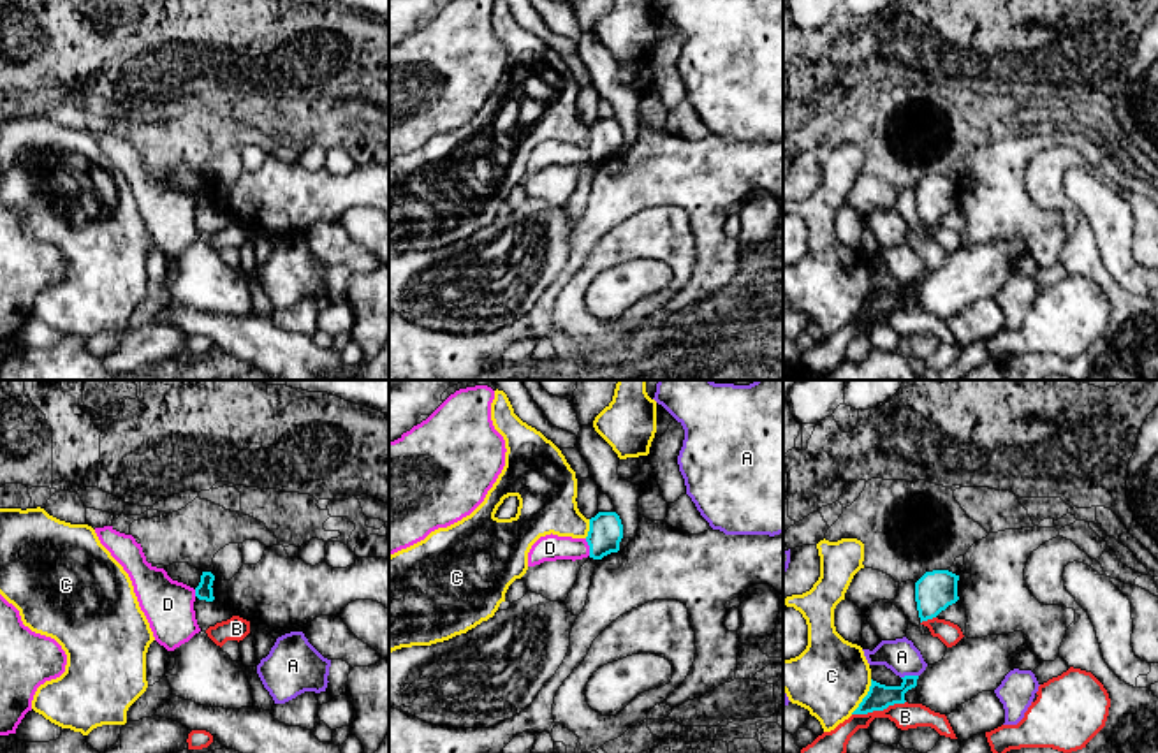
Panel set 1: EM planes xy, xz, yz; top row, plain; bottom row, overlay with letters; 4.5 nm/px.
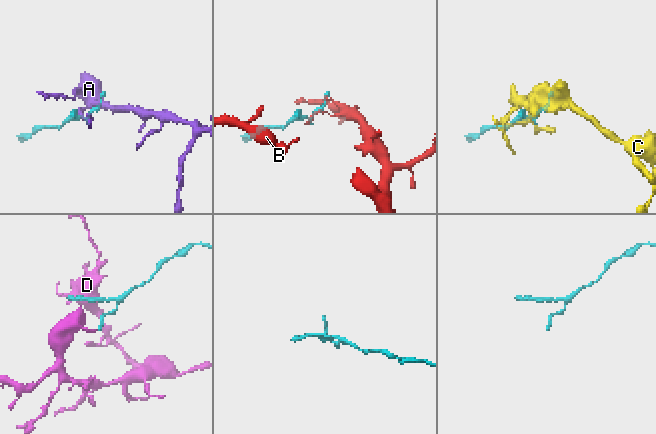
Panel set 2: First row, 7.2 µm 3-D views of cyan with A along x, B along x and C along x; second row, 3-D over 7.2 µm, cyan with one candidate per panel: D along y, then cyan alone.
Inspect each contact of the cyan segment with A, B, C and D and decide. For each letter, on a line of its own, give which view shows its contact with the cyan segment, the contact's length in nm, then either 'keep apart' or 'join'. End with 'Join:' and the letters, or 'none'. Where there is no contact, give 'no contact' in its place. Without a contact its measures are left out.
A: yz | 80 nm | keep apart
B: yz | 260 nm | keep apart
C: yz | 190 nm | keep apart
D: xz | 80 nm | keep apart
Join: none

